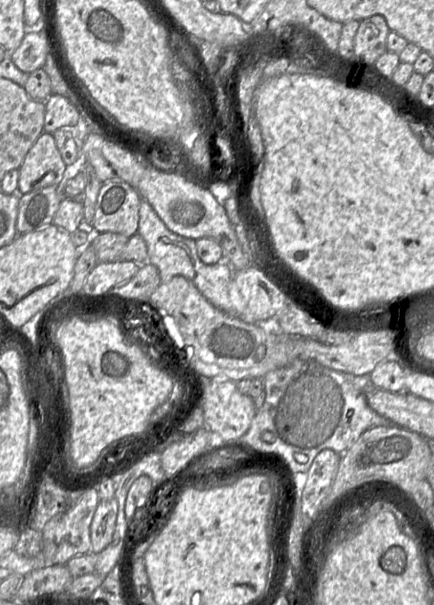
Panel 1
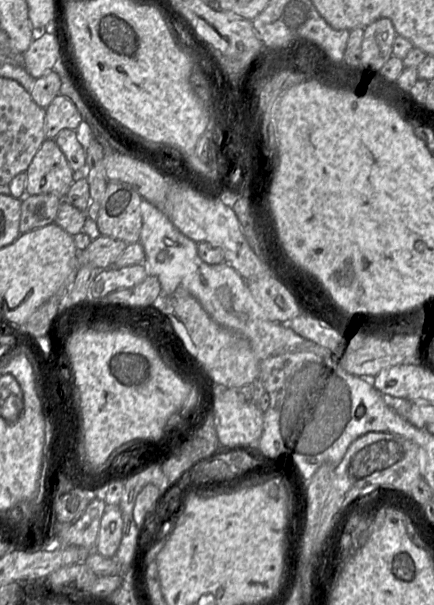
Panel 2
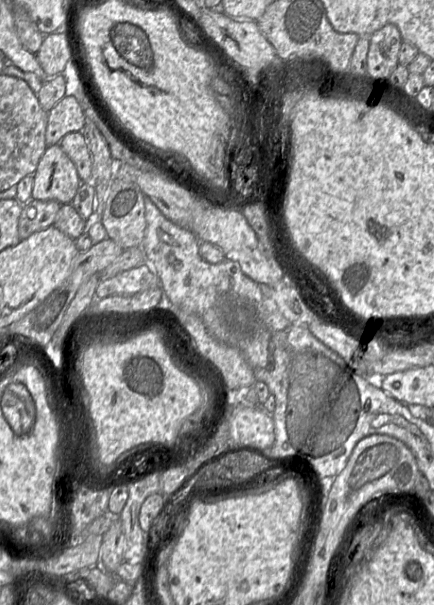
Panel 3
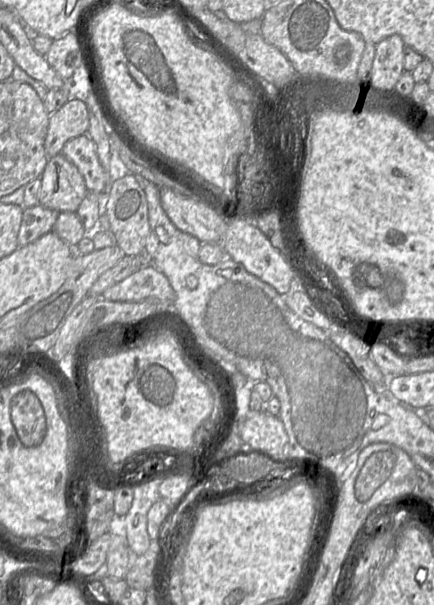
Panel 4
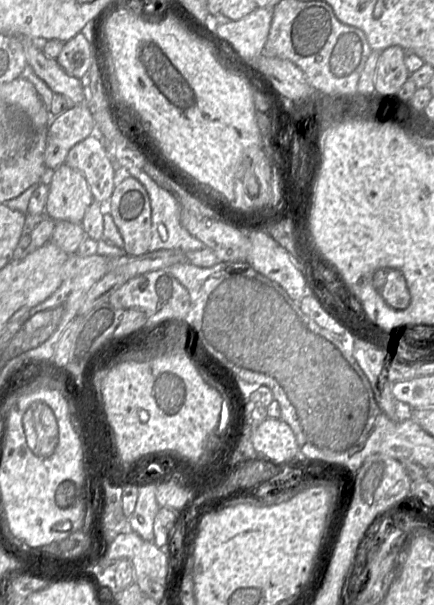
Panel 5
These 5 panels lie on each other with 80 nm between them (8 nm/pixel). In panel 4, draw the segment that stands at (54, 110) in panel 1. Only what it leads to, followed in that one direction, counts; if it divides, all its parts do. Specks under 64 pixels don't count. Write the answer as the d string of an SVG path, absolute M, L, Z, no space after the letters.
M78 99L68 100L49 117L45 138L48 159L60 154L68 140L86 134L88 128L89 115L86 104Z

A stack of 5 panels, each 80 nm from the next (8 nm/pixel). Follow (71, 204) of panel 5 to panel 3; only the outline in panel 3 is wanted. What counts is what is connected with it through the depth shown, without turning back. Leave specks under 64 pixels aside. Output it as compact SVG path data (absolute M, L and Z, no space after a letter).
M48 146L34 173L32 198L70 204L80 185L76 166L61 146Z

